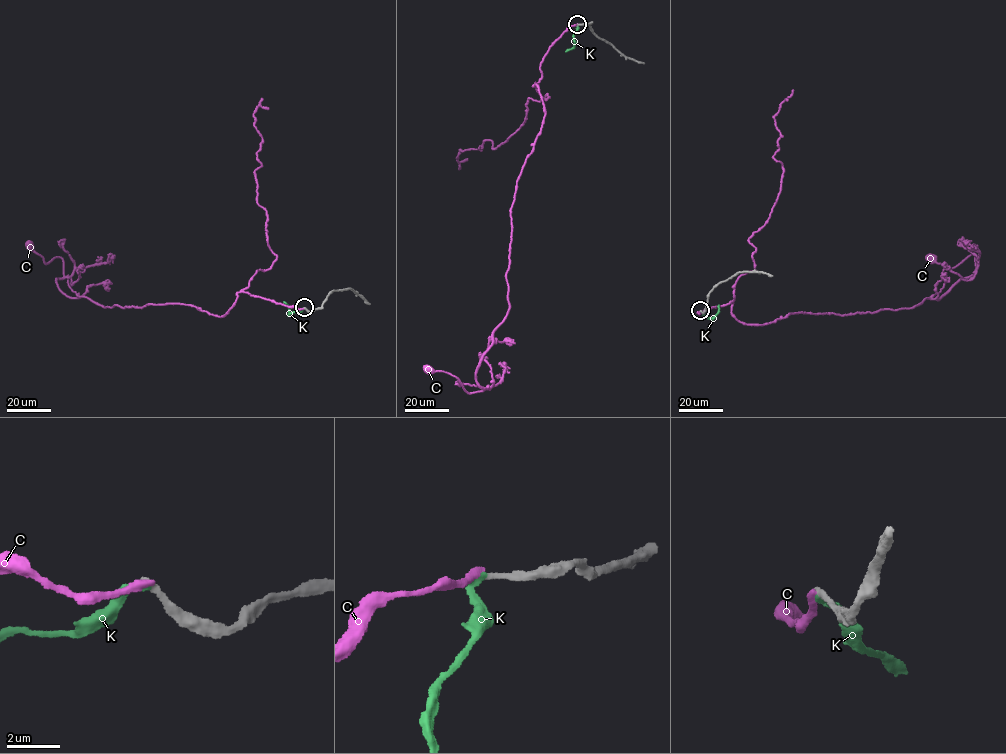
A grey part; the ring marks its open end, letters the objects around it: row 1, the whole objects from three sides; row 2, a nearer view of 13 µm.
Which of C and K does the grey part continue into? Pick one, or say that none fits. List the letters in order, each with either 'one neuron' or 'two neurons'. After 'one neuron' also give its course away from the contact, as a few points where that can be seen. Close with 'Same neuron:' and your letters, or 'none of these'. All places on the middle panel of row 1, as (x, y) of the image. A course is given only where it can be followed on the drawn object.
C: two neurons
K: two neurons
Same neuron: none of these

